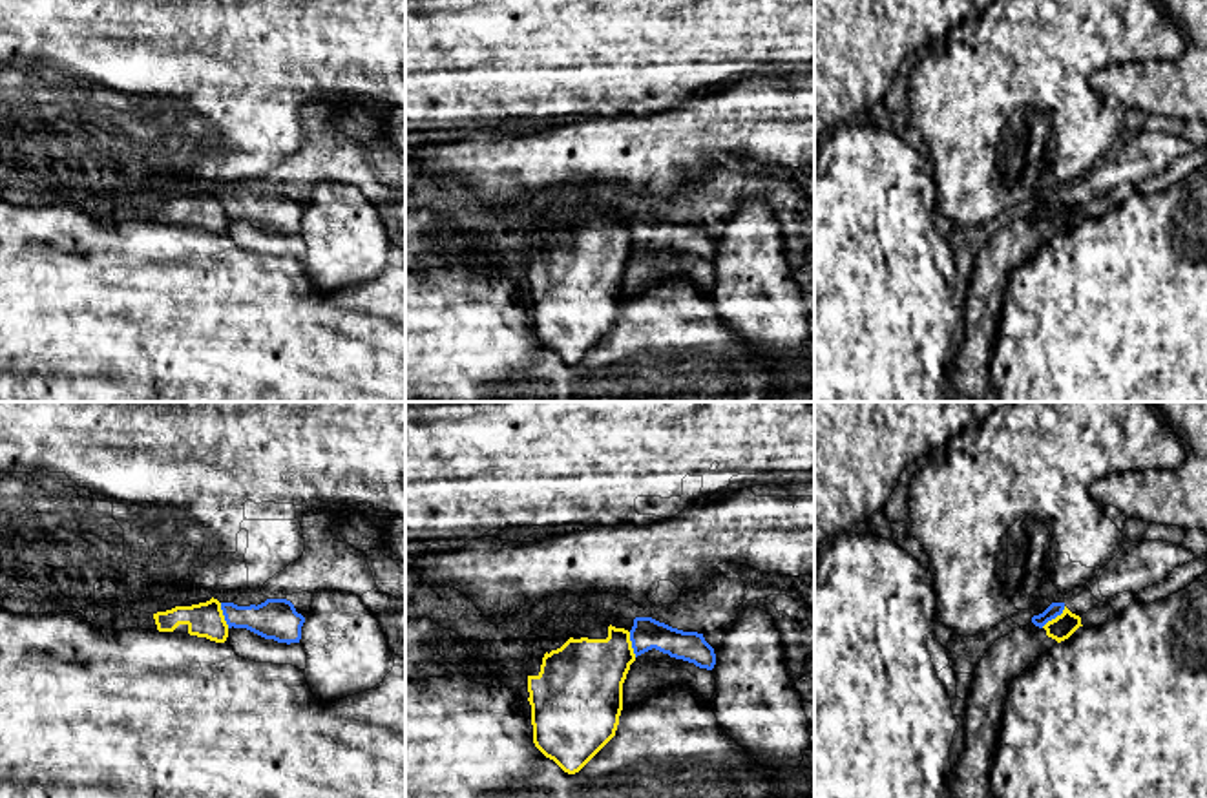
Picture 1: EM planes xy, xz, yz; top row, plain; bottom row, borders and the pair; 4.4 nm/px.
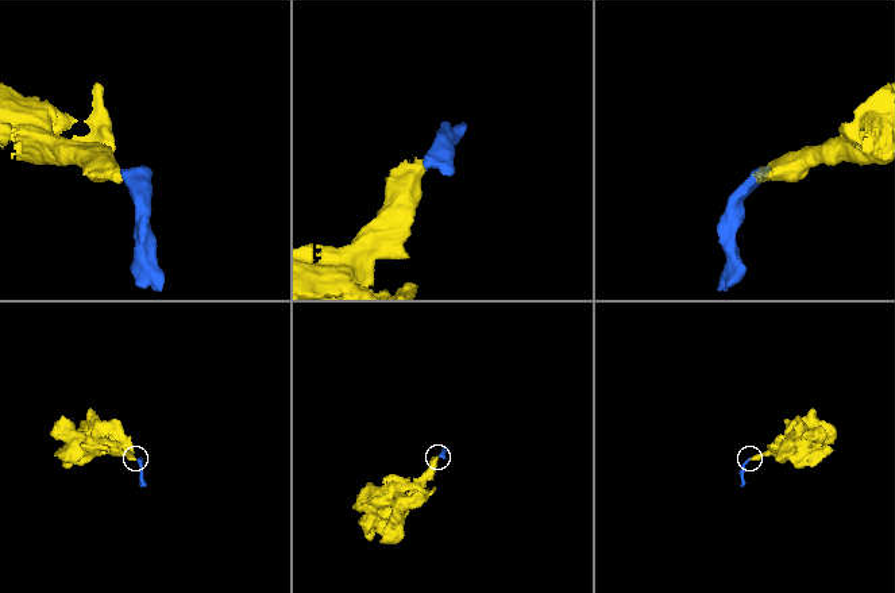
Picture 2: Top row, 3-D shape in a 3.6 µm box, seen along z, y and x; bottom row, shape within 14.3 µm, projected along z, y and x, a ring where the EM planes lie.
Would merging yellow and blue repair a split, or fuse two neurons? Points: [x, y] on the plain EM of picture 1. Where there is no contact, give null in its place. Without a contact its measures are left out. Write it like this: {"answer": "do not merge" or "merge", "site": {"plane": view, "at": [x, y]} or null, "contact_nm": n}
{"answer": "do not merge", "site": {"plane": "yz", "at": [1056, 209]}, "contact_nm": 140}

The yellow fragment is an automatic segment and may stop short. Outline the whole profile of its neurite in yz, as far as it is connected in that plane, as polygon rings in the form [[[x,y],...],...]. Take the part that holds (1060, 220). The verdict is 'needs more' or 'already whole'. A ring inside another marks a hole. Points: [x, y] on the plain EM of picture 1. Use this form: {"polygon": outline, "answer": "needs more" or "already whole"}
{"polygon": [[[1066,197],[1043,219],[1034,214],[997,230],[975,259],[966,287],[964,343],[950,365],[957,402],[999,402],[990,360],[999,336],[1010,274],[1055,234],[1068,230],[1081,208]]], "answer": "needs more"}

